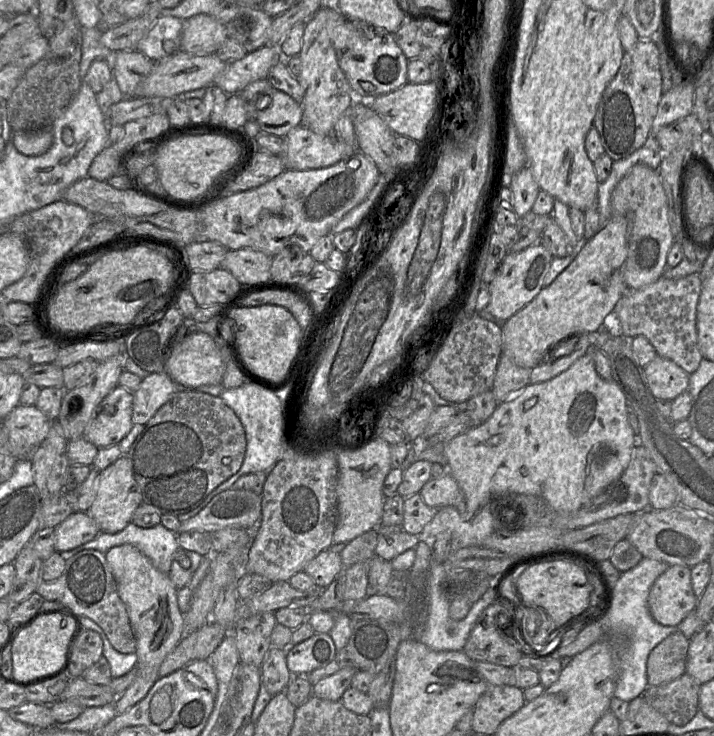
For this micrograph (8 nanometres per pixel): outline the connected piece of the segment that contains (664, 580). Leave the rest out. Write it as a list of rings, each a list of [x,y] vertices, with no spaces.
[[[673,565],[653,583],[648,608],[653,619],[663,626],[678,625],[697,606],[691,582],[691,568]]]

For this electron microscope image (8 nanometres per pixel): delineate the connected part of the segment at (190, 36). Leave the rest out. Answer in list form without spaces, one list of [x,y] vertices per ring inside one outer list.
[[[197,14],[183,21],[180,51],[194,55],[214,54],[227,38],[225,24],[210,14]]]

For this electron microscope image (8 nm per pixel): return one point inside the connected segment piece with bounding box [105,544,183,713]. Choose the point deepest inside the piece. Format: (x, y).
(150, 597)

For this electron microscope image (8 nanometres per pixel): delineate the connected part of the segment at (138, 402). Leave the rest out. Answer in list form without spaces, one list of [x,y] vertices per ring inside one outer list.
[[[166,372],[149,373],[133,393],[133,424],[146,425],[176,392],[177,383]]]

